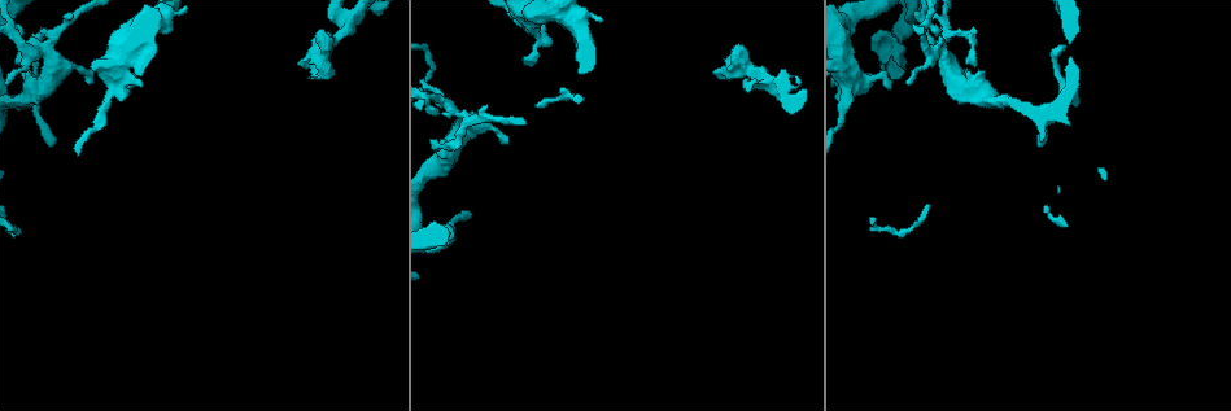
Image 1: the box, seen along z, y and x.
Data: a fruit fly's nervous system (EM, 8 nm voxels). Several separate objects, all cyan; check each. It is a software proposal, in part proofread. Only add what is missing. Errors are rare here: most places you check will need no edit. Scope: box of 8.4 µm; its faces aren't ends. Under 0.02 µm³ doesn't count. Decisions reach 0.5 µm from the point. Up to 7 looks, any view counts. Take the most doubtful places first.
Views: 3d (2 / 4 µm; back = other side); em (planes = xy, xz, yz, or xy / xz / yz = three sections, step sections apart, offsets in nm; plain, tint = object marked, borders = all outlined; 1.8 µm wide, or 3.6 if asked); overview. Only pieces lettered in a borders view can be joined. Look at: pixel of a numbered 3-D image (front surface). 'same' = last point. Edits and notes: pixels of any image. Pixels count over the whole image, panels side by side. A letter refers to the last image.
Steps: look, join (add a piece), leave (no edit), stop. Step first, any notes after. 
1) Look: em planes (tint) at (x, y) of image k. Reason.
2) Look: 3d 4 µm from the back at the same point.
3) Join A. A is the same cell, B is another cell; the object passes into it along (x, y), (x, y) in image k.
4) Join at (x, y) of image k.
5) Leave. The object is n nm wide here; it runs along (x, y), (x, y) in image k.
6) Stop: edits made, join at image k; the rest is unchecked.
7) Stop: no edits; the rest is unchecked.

Look: 3d 4 µm at (903, 66) of image 1. Branch stops here.

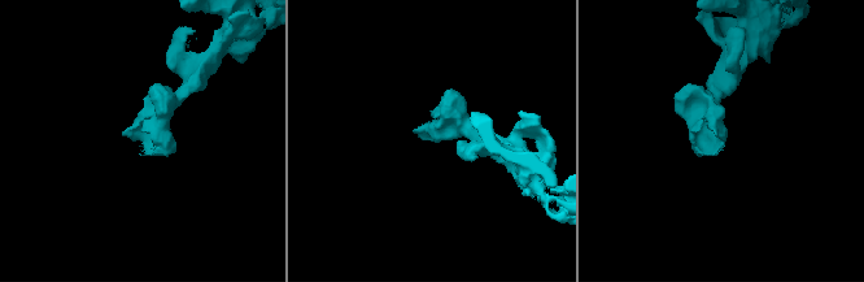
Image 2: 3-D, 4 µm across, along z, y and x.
Look: em planes (tint) at (127, 137) of image 2.

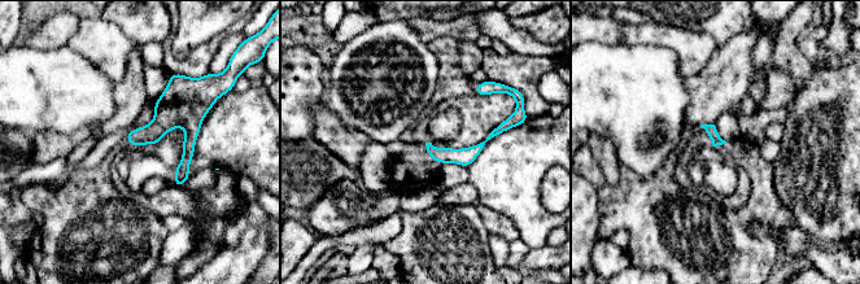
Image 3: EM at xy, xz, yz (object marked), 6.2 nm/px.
Look: em planes (borders) at the same point. What lies round it.

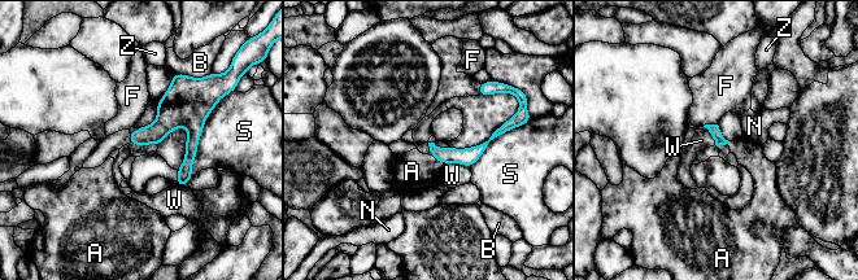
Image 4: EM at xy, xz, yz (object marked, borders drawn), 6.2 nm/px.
Join A. The longest contact is with S, 480 nm; A is the same cell, B, F, N, S, W and Z are other cells; it goes on there.

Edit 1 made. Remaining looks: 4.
Look: 3d 4 µm from the back at (529, 63) of image 1. Thin end.

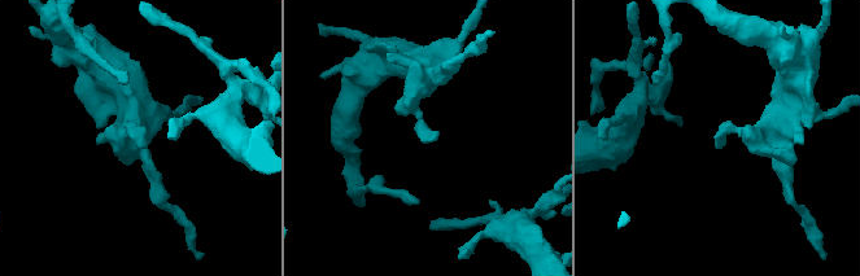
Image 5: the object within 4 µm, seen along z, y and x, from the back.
Look: em planes (plain) at (142, 147) of image 5.

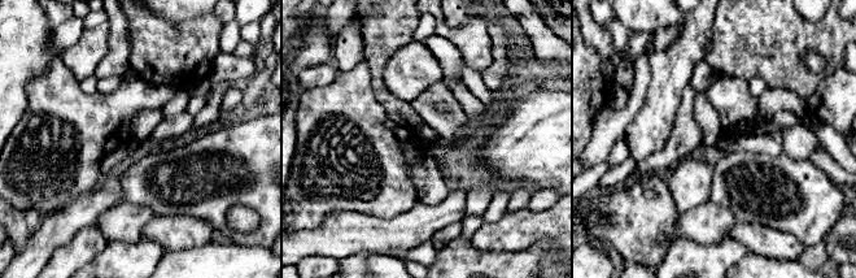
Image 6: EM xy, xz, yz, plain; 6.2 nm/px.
Look: em planes (borders) at the same point. See the neighbours.

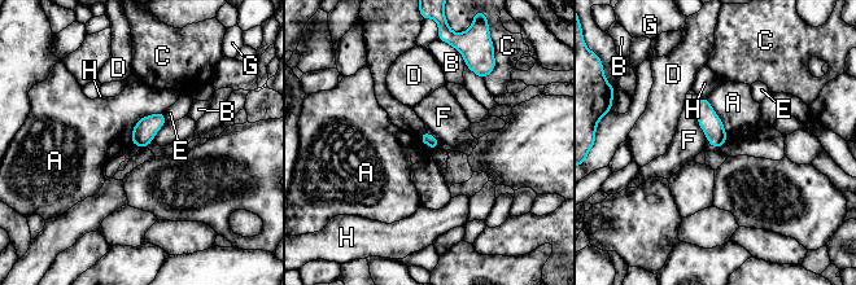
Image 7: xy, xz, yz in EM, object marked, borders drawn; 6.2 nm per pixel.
Leave. A, B, C, D, E, F, G and H are other cells; a border runs along (162, 112), (142, 117), (130, 143) in image 7; none of them fits.

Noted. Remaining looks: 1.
Stop: edits made, join at image 4; the rest is unchecked.

